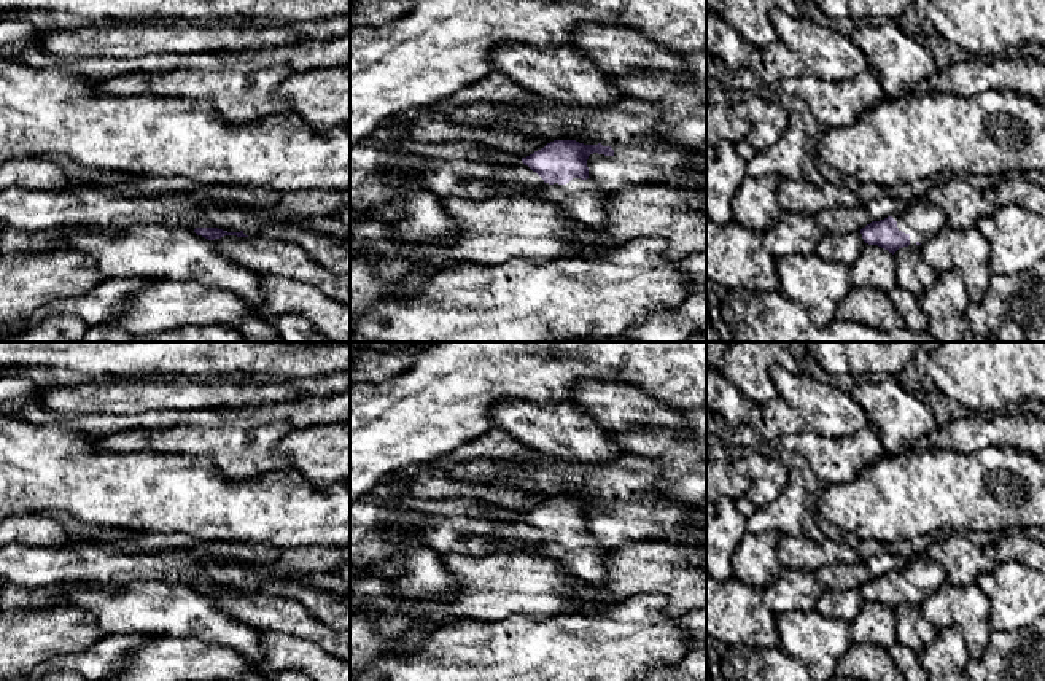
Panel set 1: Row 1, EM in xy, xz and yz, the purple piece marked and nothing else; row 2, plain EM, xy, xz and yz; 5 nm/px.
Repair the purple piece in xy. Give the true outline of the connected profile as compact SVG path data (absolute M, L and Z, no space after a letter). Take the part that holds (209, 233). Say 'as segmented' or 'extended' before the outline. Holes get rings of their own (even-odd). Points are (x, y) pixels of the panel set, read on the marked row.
as segmented; M196 228L194 232L197 235L202 235L202 237L208 239L208 240L221 239L224 235L248 237L248 235L243 234L243 231L227 232L227 231L223 231L223 229L218 229L218 228Z

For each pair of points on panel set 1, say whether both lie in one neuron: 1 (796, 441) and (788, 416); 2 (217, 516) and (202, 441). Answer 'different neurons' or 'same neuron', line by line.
1: different neurons
2: different neurons

